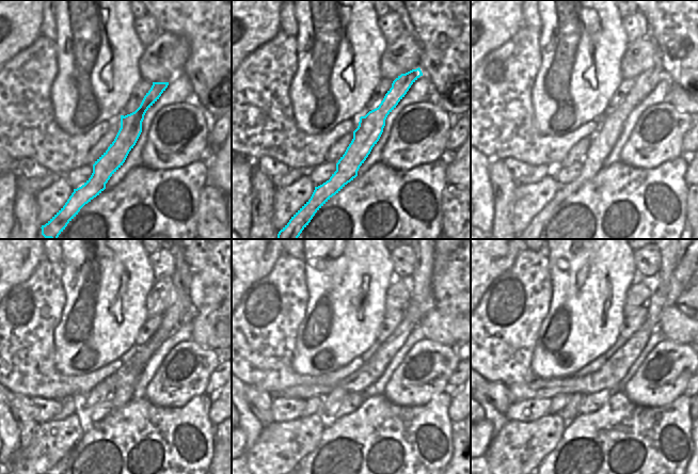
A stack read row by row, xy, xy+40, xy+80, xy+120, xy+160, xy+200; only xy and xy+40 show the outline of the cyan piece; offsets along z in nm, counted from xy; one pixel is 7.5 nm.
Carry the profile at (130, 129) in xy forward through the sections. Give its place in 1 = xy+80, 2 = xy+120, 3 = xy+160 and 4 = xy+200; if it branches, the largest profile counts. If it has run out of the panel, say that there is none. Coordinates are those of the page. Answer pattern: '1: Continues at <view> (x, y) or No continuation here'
1: Continues at xy+80 (602, 142)
2: Continues at xy+120 (181, 309)
3: Continues at xy+160 (421, 280)
4: Continues at xy+200 (659, 283).

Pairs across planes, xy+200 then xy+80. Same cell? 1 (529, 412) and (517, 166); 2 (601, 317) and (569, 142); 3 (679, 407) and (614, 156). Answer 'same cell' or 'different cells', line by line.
1: same cell
2: different cells
3: different cells

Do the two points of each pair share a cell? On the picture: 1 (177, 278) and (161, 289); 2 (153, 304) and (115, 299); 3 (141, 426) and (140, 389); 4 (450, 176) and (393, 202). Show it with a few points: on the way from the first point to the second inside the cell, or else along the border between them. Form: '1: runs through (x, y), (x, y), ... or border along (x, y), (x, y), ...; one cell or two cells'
1: border along (170, 278), (175, 298), (169, 306); two cells
2: border along (155, 281), (146, 297), (147, 316); two cells
3: border along (143, 397), (131, 399); two cells
4: border along (447, 166), (445, 173), (446, 184); two cells

